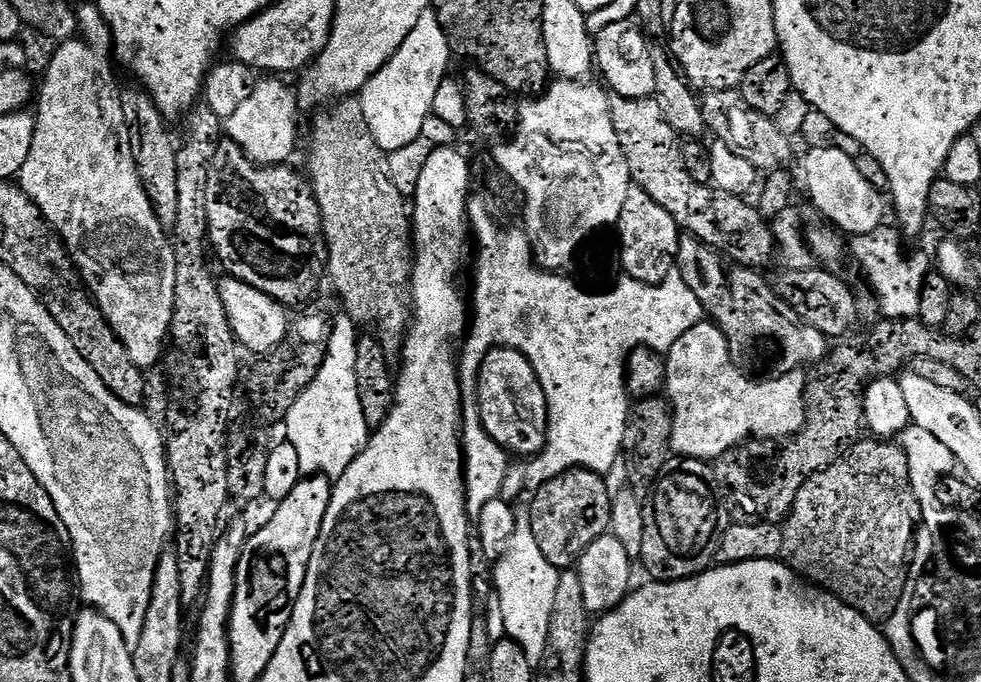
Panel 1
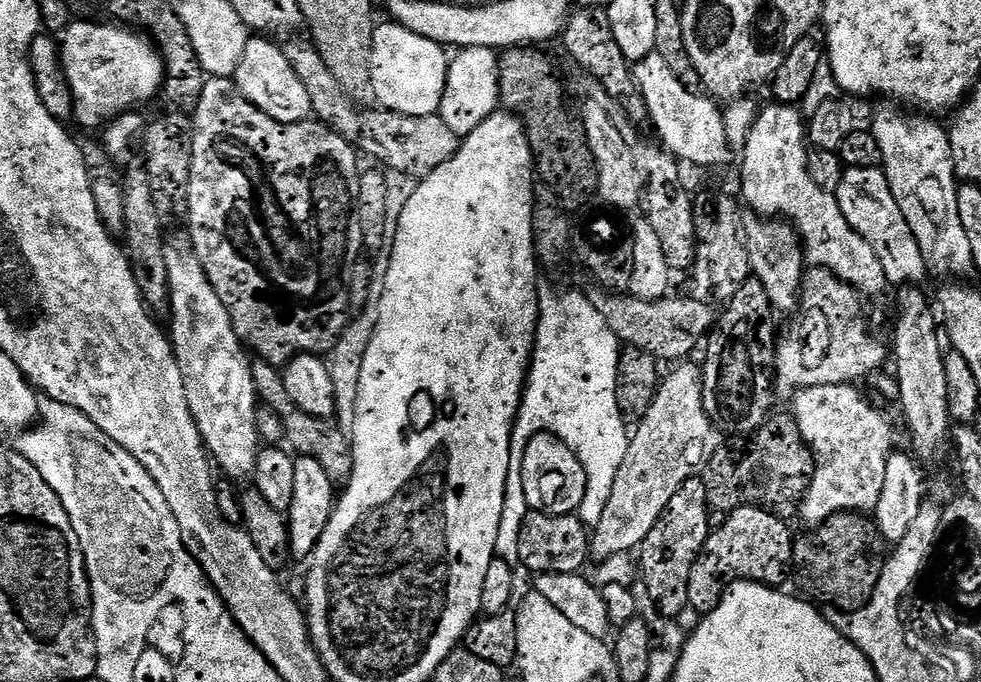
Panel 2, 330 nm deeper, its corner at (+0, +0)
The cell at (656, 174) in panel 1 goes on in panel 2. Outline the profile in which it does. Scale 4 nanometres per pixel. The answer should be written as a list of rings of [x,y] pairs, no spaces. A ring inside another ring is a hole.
[[[577,7],[567,17],[562,29],[562,39],[568,56],[584,71],[589,72],[600,83],[599,87],[607,96],[615,98],[633,121],[645,119],[646,109],[636,86],[636,78],[629,60],[622,54],[618,41],[614,38],[614,29],[603,7]]]

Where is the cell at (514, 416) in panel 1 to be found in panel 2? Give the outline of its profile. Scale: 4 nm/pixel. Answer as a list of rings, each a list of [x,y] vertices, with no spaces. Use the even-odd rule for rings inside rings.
[[[540,432],[534,438],[530,438],[520,464],[522,485],[531,511],[551,516],[571,516],[579,513],[582,498],[586,498],[586,470],[582,470],[582,462],[578,462],[574,450],[570,450],[566,442],[562,442],[550,432]]]

